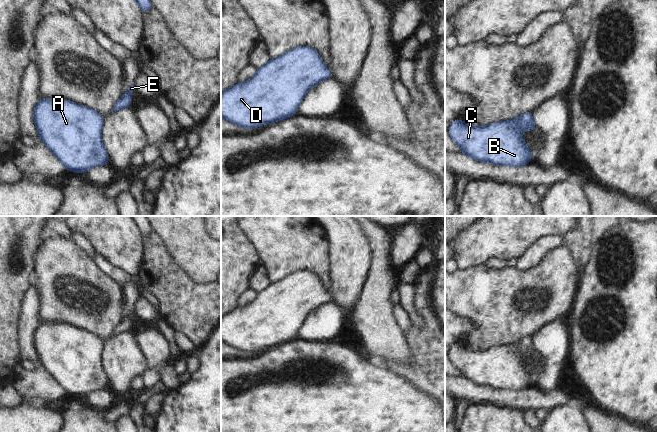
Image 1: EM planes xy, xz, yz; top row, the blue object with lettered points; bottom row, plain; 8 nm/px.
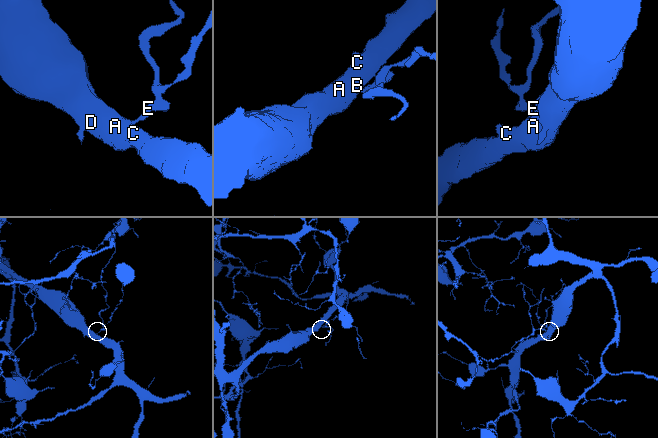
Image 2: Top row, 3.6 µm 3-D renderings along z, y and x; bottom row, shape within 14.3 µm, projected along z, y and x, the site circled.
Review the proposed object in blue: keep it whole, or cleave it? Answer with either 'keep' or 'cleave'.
keep

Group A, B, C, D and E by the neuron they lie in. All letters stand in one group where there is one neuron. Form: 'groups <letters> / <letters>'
groups A B C D E

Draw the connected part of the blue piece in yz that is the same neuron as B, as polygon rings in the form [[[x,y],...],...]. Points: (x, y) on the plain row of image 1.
[[[526,335],[513,344],[474,351],[462,344],[450,347],[449,358],[466,380],[484,387],[522,391],[532,385],[520,354],[534,355],[533,338]]]

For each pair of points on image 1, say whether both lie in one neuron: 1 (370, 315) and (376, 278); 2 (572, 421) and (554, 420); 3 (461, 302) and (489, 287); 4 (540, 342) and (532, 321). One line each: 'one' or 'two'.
1: one
2: one
3: one
4: two

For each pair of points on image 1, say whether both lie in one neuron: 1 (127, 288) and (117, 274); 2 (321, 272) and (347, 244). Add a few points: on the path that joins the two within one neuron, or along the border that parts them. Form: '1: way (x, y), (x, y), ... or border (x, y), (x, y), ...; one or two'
1: border (122, 285), (130, 283), (139, 295); two
2: border (328, 241), (329, 288); two

